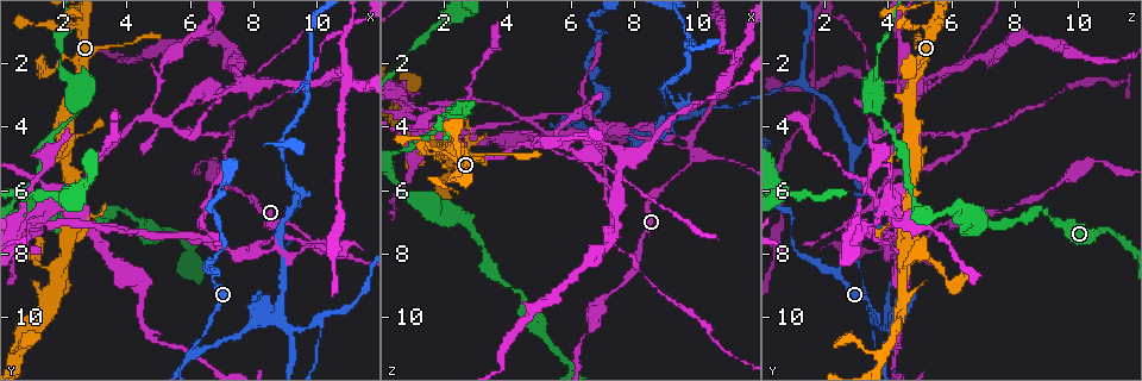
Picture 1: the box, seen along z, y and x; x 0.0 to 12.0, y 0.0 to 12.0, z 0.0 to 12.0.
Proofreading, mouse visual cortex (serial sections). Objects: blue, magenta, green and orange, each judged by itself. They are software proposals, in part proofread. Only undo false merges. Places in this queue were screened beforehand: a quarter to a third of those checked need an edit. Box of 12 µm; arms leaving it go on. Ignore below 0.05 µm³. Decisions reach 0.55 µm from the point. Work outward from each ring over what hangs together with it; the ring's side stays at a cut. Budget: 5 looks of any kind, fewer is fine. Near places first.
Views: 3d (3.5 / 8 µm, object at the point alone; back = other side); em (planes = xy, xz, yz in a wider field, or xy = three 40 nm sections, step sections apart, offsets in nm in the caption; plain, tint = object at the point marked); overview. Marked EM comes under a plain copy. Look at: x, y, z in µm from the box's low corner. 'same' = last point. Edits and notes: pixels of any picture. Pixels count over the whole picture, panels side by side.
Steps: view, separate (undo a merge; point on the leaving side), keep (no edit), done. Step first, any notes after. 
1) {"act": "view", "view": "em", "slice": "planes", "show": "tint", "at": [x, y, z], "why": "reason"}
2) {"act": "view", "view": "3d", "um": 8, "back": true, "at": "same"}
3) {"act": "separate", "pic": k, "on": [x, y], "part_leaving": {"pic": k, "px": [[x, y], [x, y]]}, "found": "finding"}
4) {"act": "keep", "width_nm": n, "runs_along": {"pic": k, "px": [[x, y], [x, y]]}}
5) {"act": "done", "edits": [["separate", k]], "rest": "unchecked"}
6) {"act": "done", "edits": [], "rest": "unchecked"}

{"act": "view", "view": "3d", "um": 3.5, "at": [9.7, 7.8, 4.4], "why": "a narrow waist"}

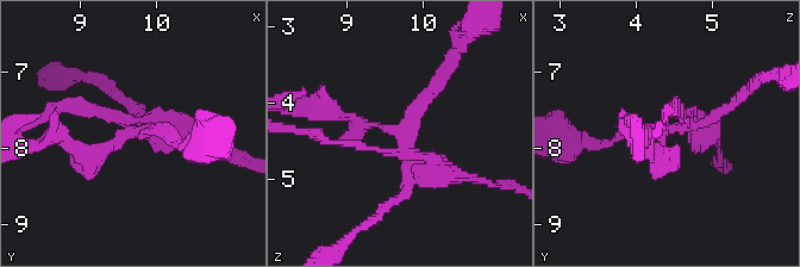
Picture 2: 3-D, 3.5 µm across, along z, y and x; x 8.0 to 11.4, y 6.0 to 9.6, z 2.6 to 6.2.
{"act": "view", "view": "em", "slice": "xy", "step": 2, "show": "tint", "at": [9.75, 7.75, 4.40]}

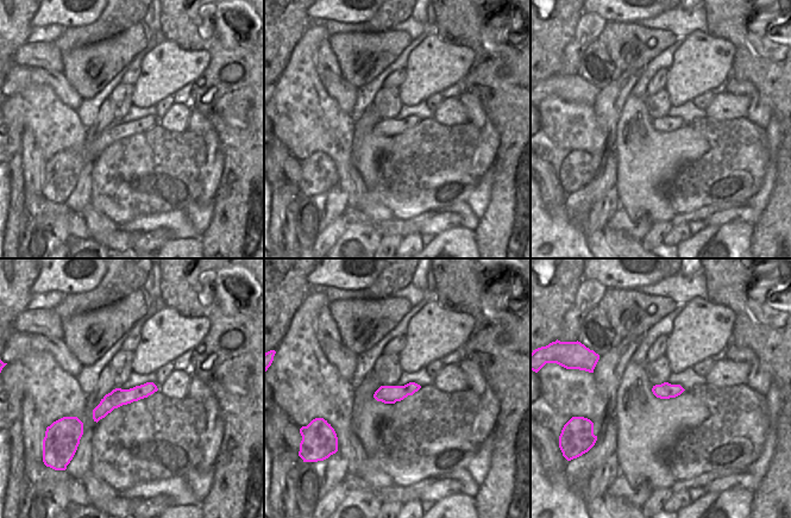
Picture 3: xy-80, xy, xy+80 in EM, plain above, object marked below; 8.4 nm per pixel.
{"act": "separate", "pic": 2, "on": [188, 120], "found": "a second cell is stuck on"}

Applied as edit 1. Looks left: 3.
{"act": "view", "view": "overview"}

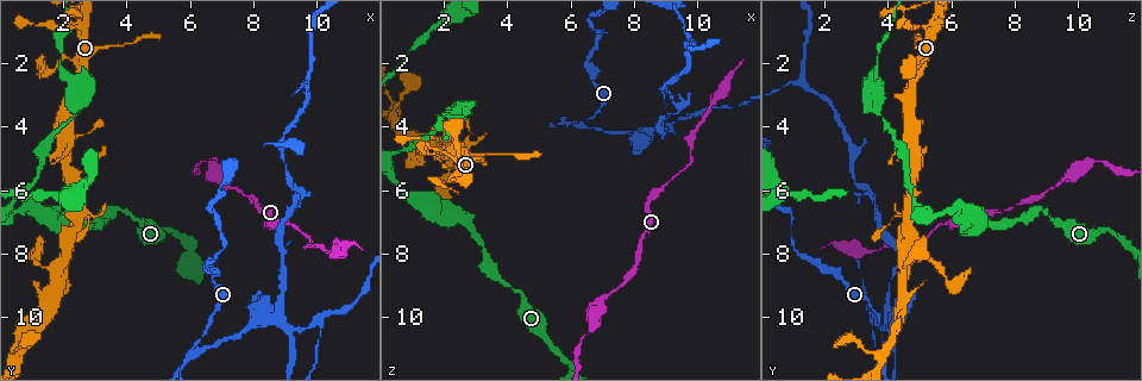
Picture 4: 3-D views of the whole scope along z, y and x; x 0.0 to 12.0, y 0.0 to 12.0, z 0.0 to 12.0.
{"act": "view", "view": "3d", "um": 8, "at": [6.0, 11.2, 3.9], "why": "abrupt turn"}

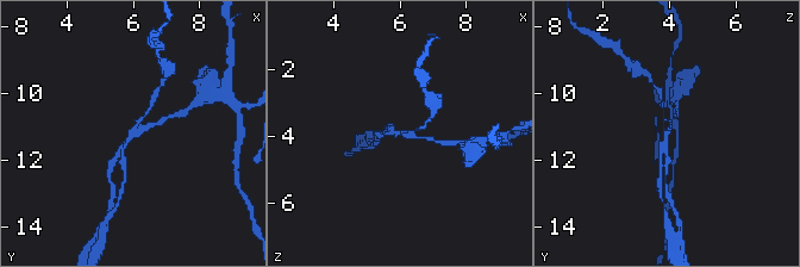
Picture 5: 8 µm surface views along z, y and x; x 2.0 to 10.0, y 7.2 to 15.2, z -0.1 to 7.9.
{"act": "view", "view": "em", "slice": "xy", "step": 2, "show": "tint", "at": [6.0, 11.1, 3.8], "arms": 3, "arm_widths_nm": [150, 150, 150], "why": "shape alone is not enough"}

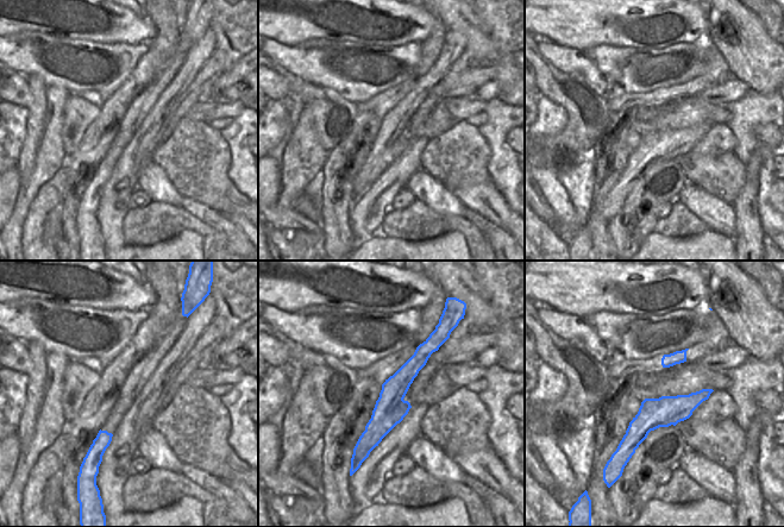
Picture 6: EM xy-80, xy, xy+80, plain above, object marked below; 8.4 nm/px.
{"act": "separate", "pic": 5, "on": [673, 117], "width_nm": 280, "border": {"pic": 6, "px": [[403, 400], [371, 428], [371, 450]]}, "found": "a second cell is stuck on"}

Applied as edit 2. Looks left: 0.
{"act": "done", "edits": [["separate", 2], ["separate", 5]], "rest": "unchecked"}

